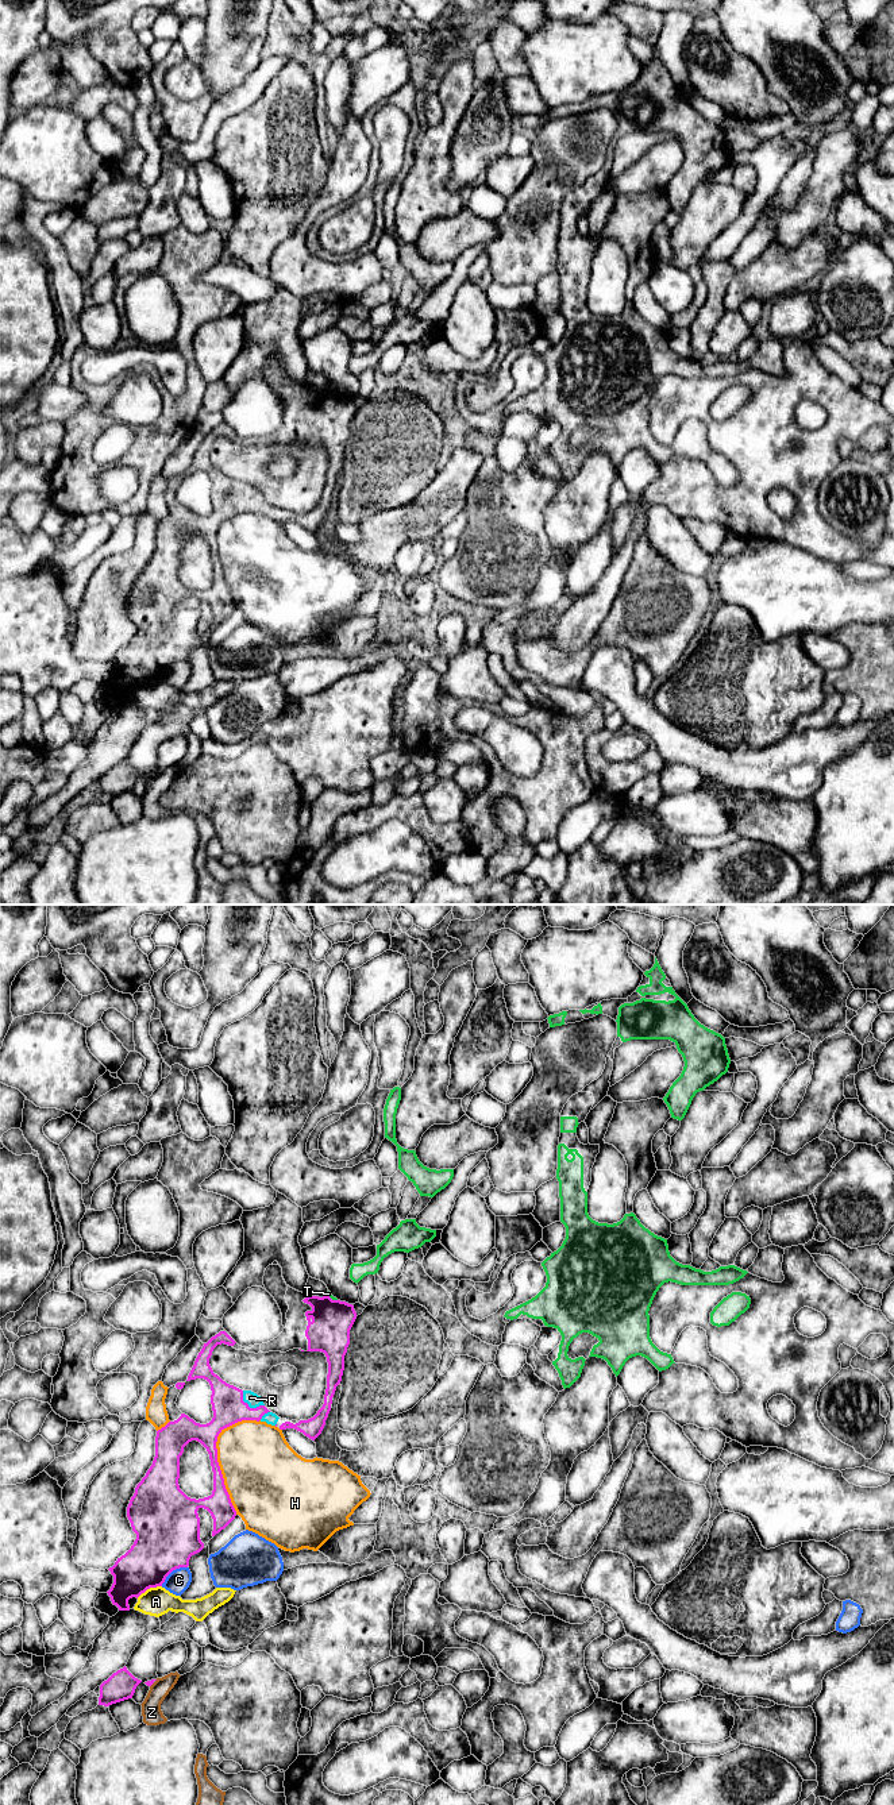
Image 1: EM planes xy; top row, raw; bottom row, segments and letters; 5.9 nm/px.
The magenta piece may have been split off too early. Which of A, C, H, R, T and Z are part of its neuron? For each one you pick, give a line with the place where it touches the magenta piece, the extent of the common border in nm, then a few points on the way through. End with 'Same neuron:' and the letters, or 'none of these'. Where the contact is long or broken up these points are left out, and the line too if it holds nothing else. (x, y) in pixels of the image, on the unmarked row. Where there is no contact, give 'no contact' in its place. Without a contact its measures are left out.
R: meets magenta in xy at (247, 498); contact 160 nm long
Same neuron: R

